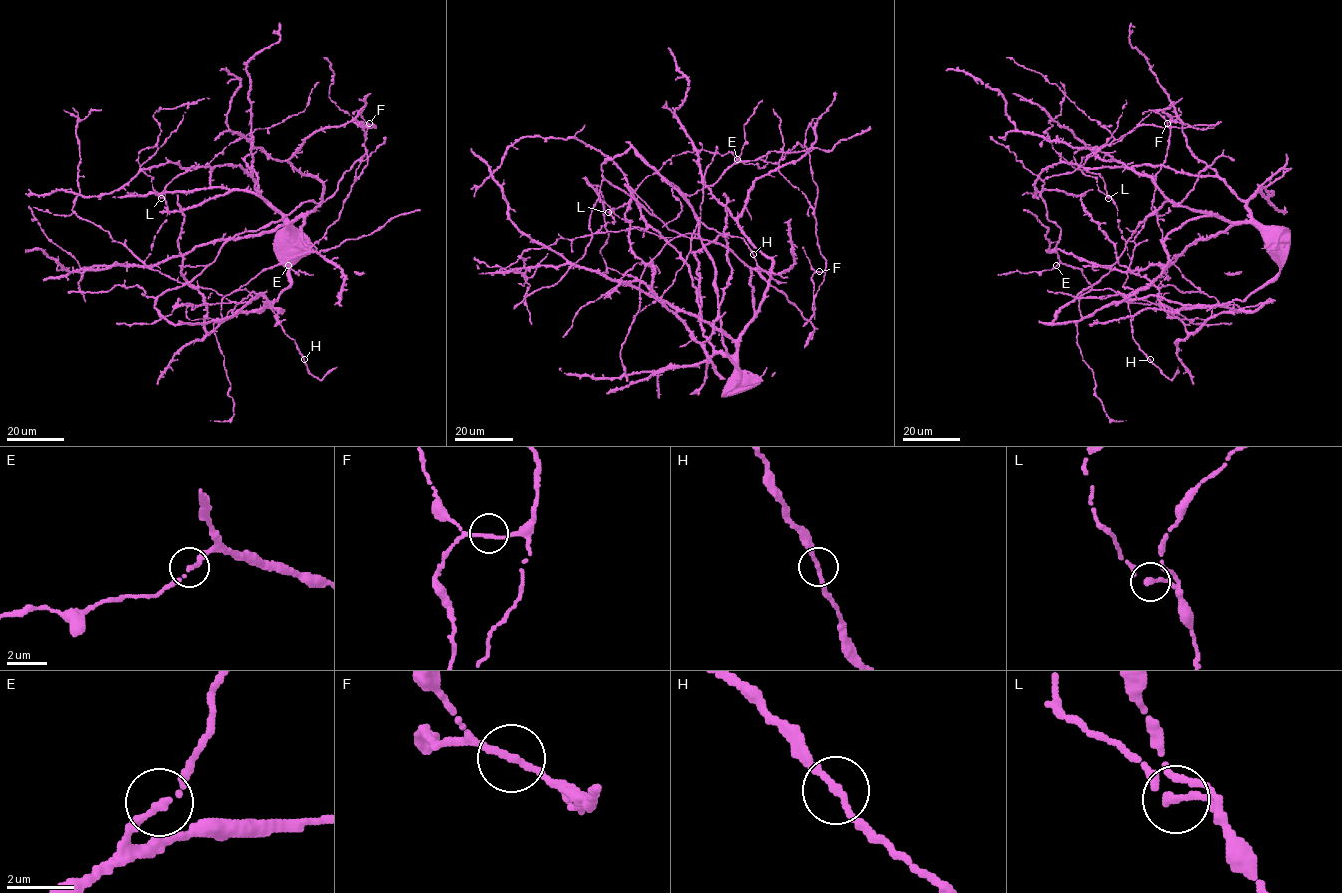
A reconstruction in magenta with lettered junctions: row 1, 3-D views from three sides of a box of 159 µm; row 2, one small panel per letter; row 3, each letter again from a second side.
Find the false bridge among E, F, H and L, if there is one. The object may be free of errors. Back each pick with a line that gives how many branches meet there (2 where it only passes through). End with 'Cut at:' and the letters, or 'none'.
Cut at: none

